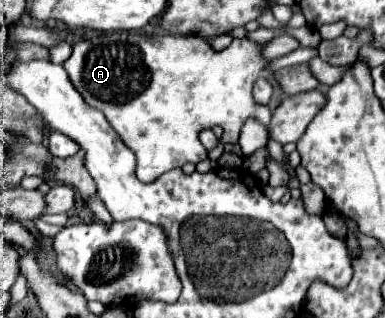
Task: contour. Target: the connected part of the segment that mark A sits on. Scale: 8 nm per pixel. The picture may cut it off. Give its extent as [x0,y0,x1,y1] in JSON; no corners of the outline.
[63,33,271,183]

